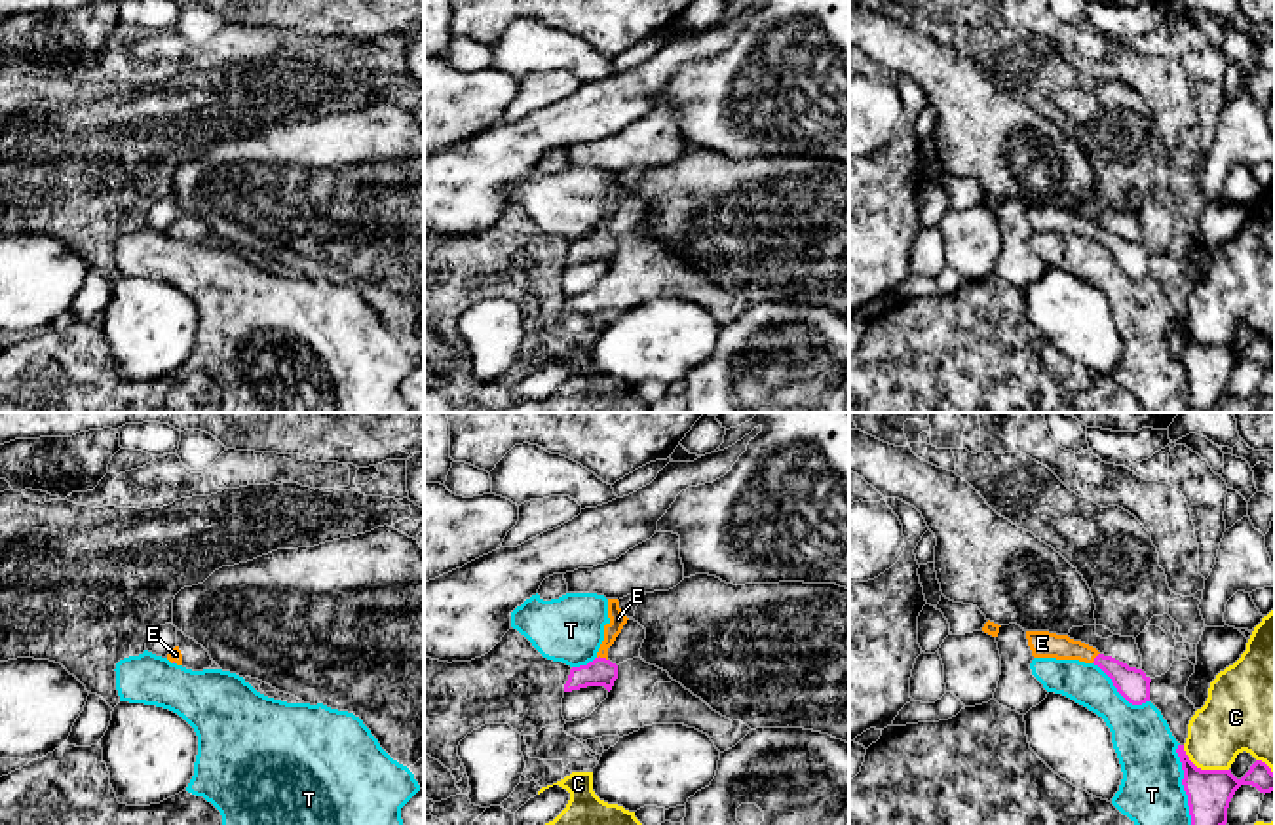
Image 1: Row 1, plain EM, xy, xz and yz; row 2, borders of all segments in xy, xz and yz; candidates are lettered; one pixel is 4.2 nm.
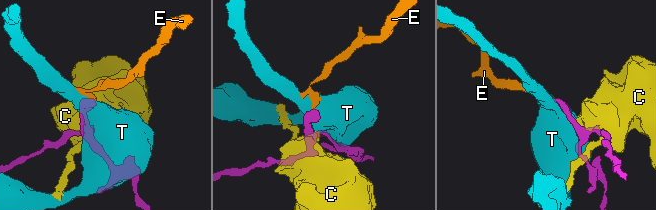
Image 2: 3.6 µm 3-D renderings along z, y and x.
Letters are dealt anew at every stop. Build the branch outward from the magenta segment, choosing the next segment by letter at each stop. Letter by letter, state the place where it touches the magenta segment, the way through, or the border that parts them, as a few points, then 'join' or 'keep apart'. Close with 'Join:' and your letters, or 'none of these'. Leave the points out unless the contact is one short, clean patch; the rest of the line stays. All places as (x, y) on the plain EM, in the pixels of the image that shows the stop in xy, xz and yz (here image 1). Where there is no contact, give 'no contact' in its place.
C: meets magenta in yz at (1203, 345); keep apart
E: meets magenta in xz at (603, 232); runs through xz (601, 246), (603, 232), (603, 223), (618, 192); join
T: meets magenta in yz at (1184, 364); keep apart
Join: E

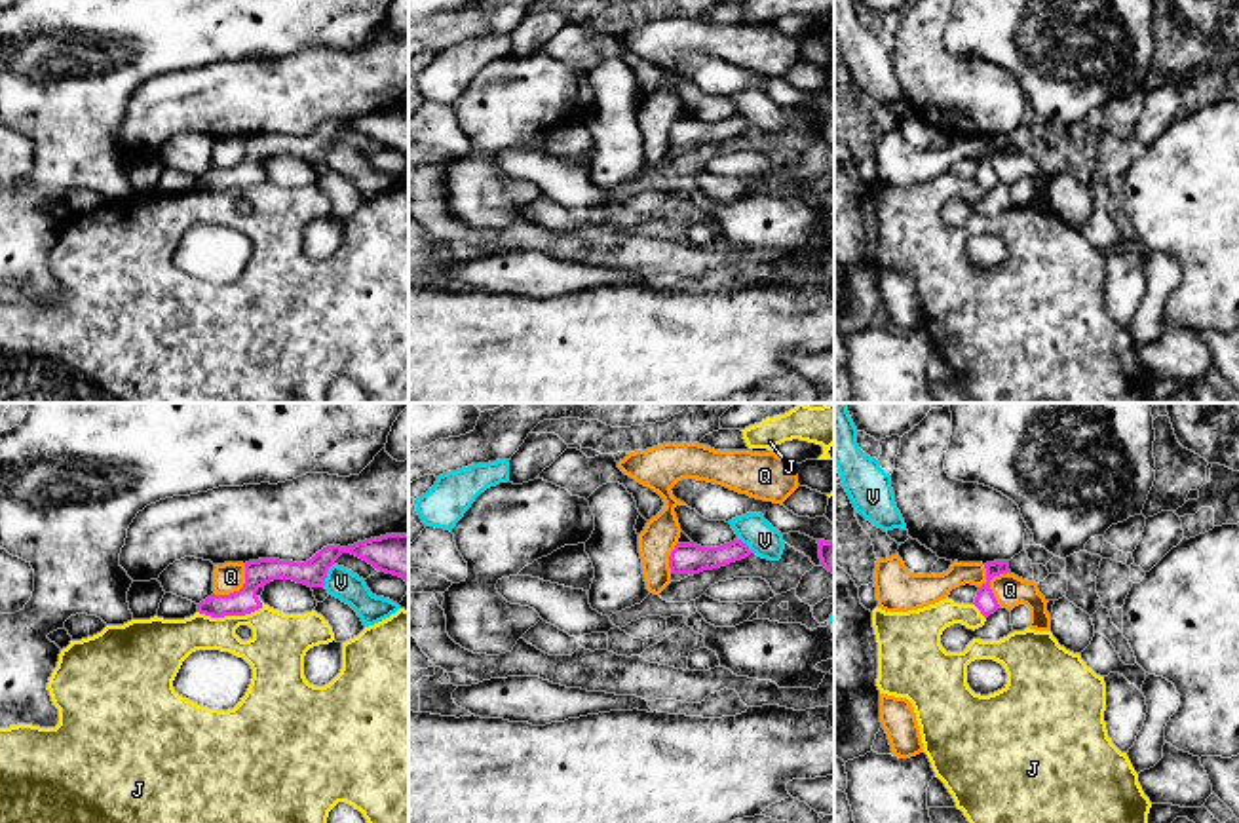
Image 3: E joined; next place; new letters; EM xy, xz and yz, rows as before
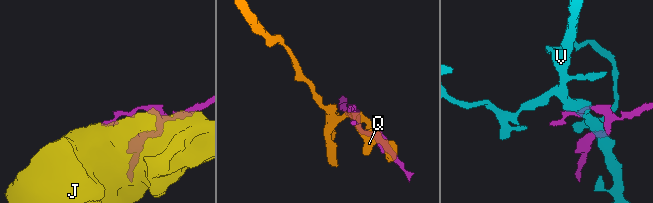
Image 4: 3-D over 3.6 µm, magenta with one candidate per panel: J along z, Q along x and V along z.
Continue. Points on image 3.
J: meets magenta in xy at (230, 189); keep apart
Q: meets magenta in yz at (989, 160); border along yz (983, 139), (989, 162), (1000, 179); keep apart
V: meets magenta in xy at (325, 149); keep apart
Join: none of these

